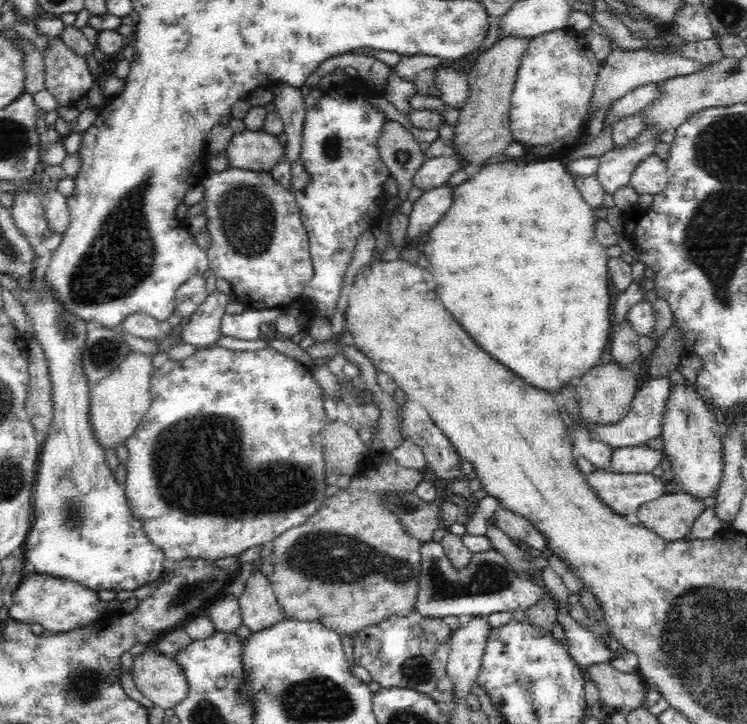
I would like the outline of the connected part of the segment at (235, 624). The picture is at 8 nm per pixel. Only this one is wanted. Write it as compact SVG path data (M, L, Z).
M225 592L224 596L216 599L207 613L217 632L235 633L242 625L240 603L232 593Z

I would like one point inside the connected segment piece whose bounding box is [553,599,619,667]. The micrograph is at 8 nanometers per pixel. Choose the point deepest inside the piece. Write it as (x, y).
(585, 648)

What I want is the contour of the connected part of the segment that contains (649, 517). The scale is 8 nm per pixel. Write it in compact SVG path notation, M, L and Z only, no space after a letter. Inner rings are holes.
M680 490L642 504L637 510L639 525L667 541L684 539L706 507L703 500Z

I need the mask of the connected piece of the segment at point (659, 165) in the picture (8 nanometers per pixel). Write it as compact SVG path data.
M655 153L642 160L629 177L629 186L640 194L658 194L668 184L667 162Z

